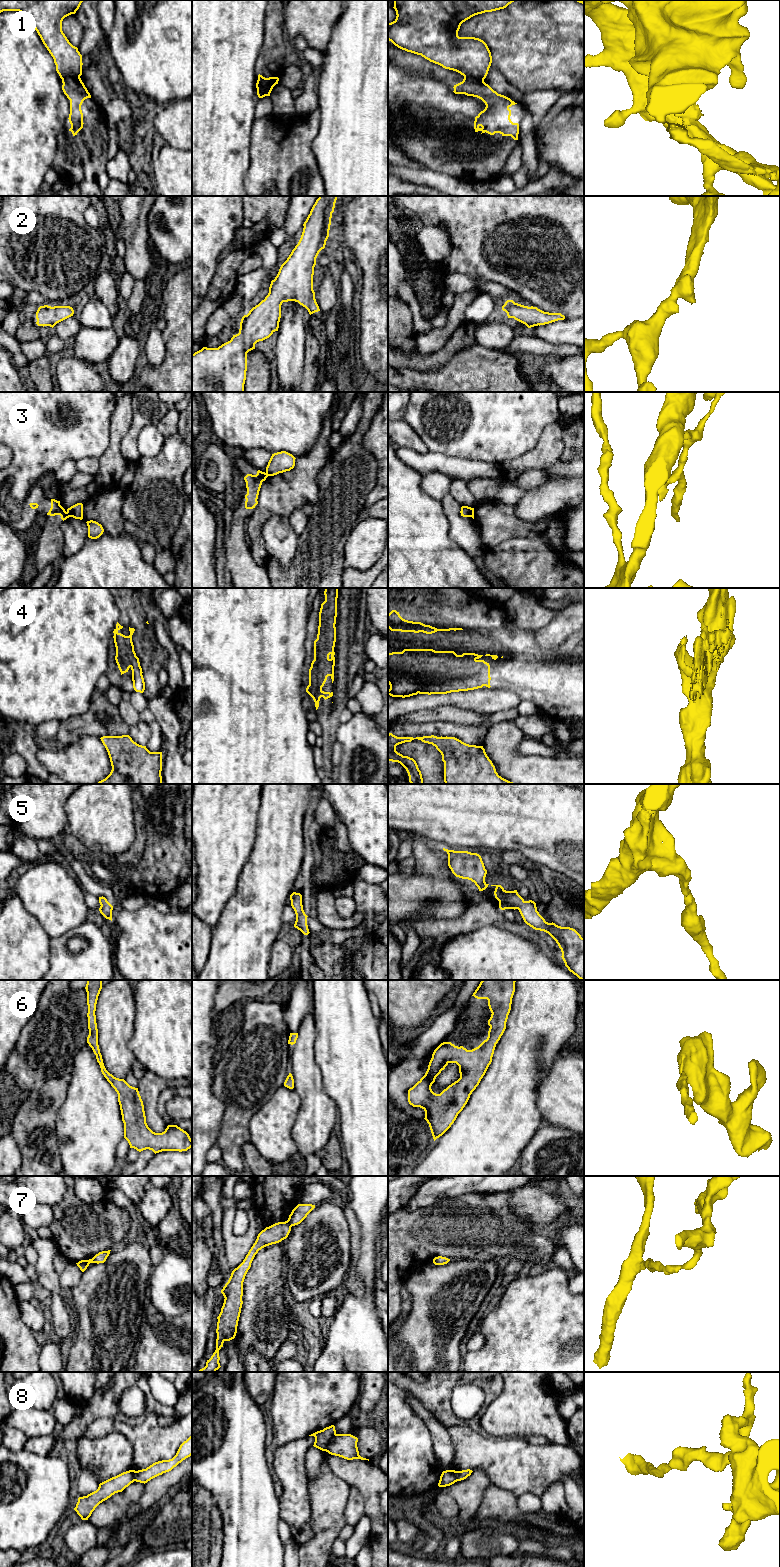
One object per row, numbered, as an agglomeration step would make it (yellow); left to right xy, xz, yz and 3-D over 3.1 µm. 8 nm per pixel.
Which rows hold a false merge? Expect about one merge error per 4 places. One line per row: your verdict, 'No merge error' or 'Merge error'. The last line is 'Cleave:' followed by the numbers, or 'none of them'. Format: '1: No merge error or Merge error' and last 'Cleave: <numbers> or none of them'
1: Merge error
2: No merge error
3: Merge error
4: Merge error
5: No merge error
6: No merge error
7: Merge error
8: Merge error
Cleave: 1, 3, 4, 7, 8

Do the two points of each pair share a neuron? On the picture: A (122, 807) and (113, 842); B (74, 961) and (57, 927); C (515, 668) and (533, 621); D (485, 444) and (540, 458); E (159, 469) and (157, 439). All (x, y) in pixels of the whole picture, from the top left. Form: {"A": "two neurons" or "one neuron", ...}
{"A": "one neuron", "B": "two neurons", "C": "two neurons", "D": "two neurons", "E": "two neurons"}

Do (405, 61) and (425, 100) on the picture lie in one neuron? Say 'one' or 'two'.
two

